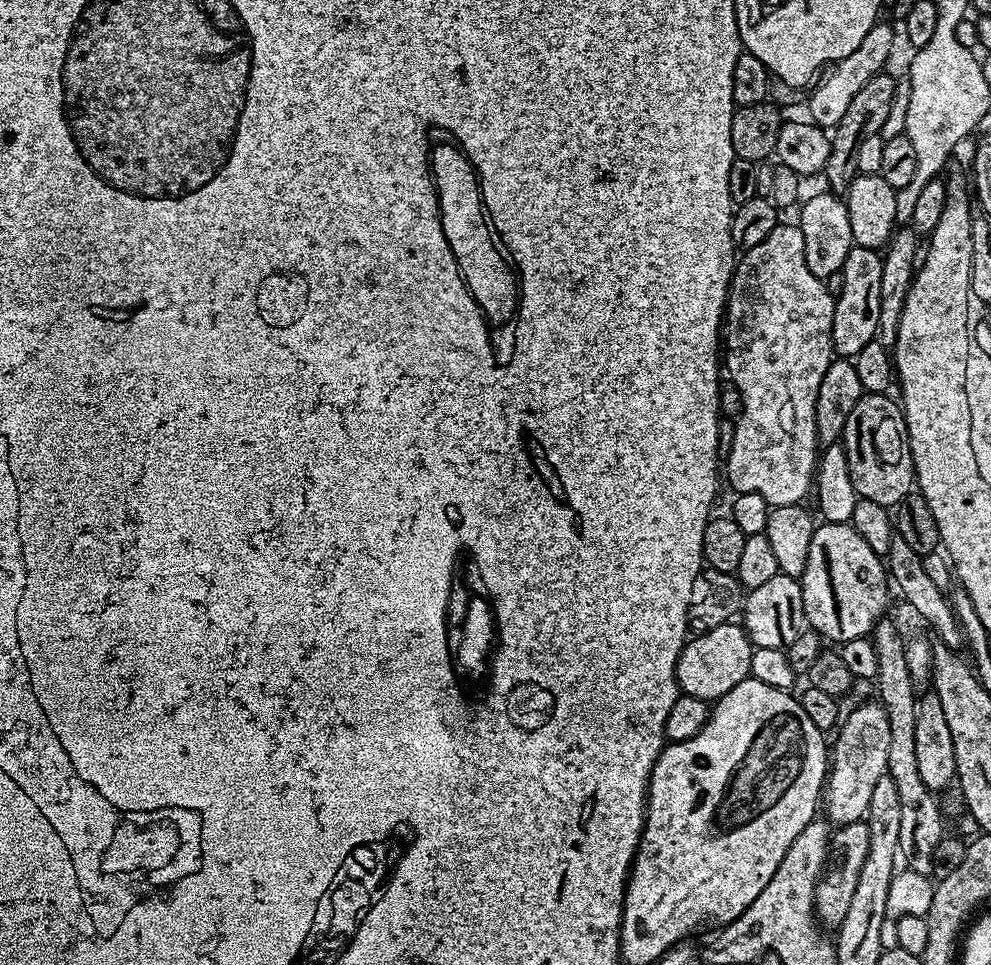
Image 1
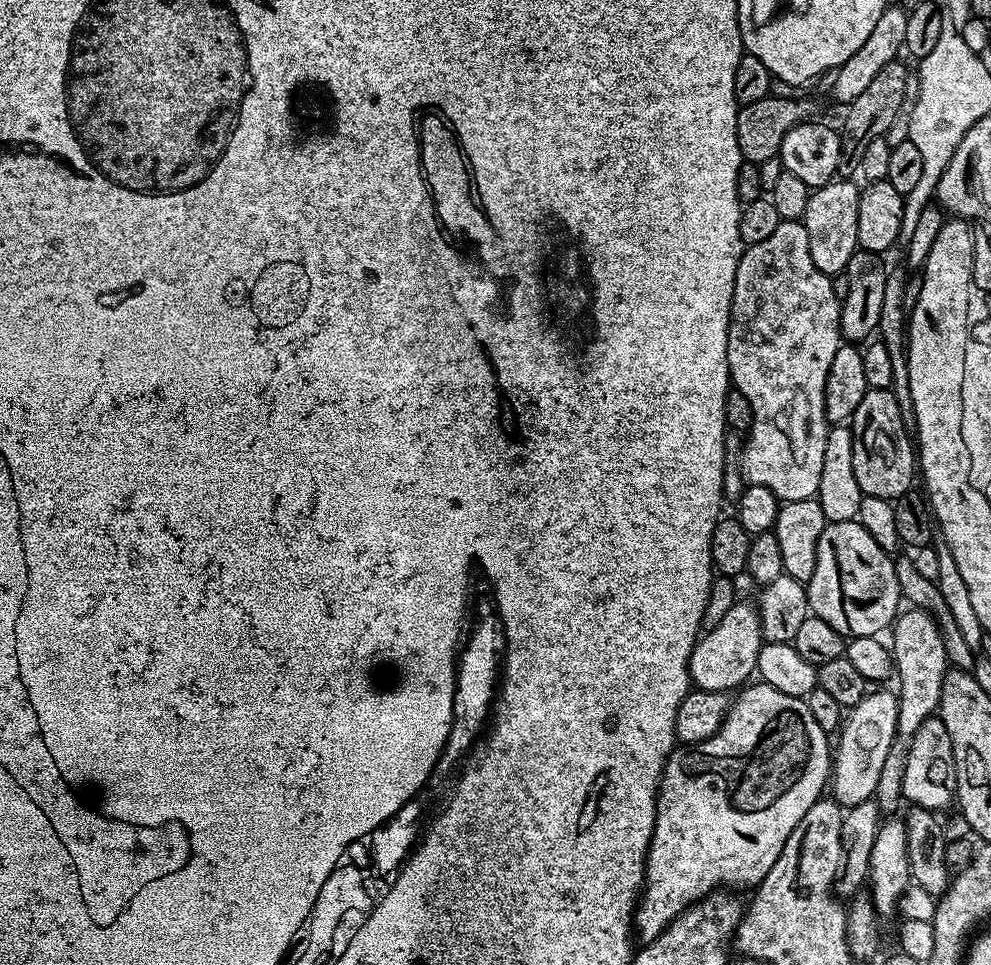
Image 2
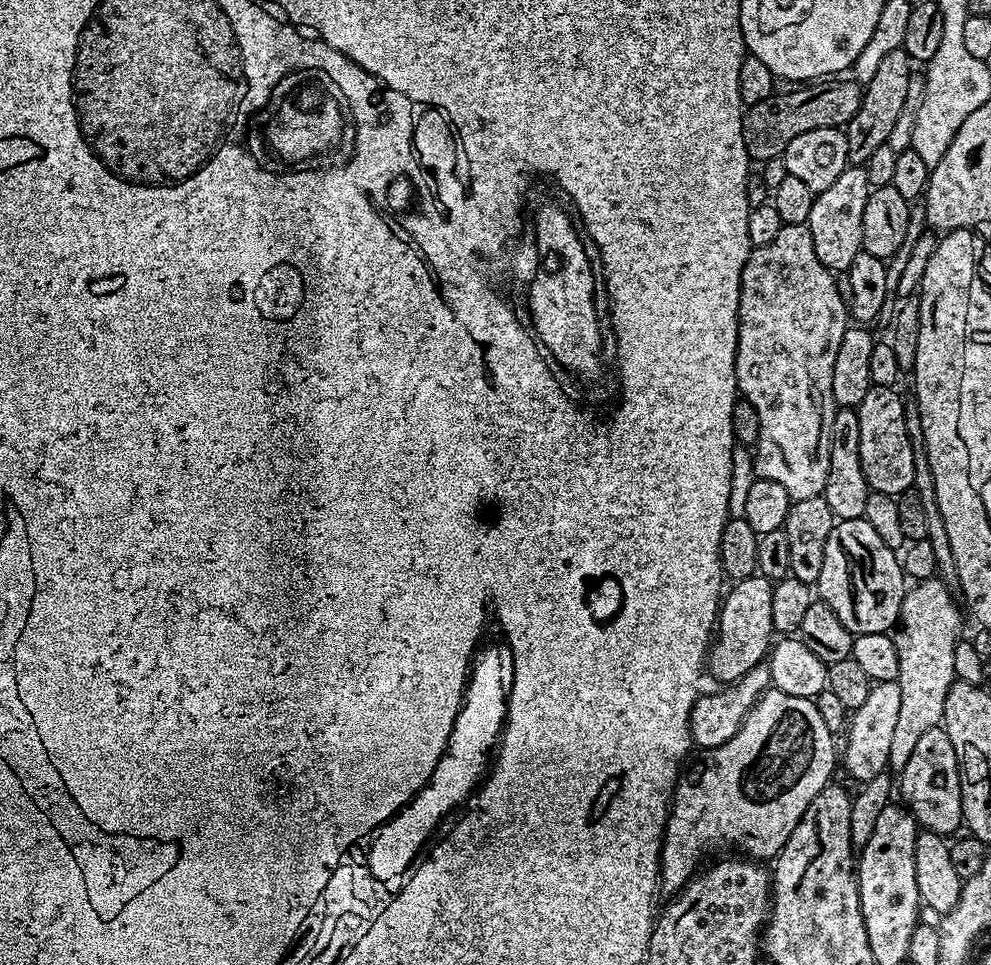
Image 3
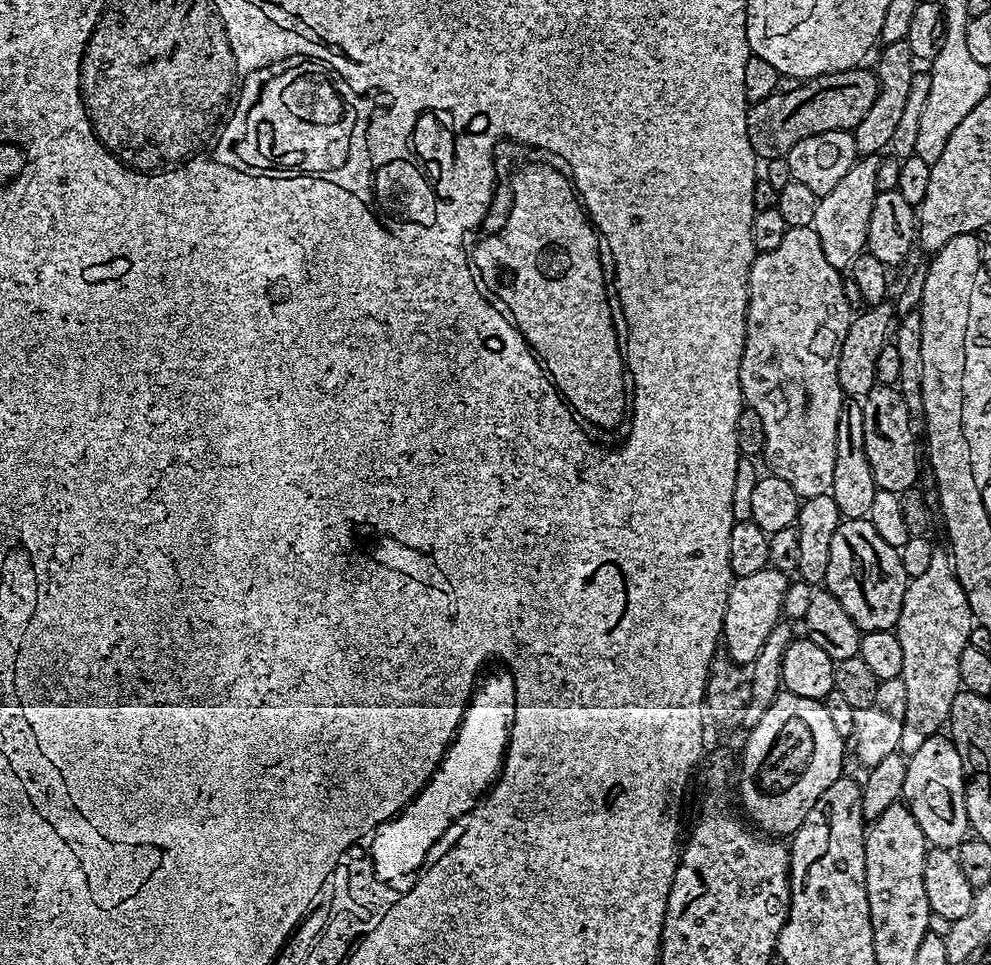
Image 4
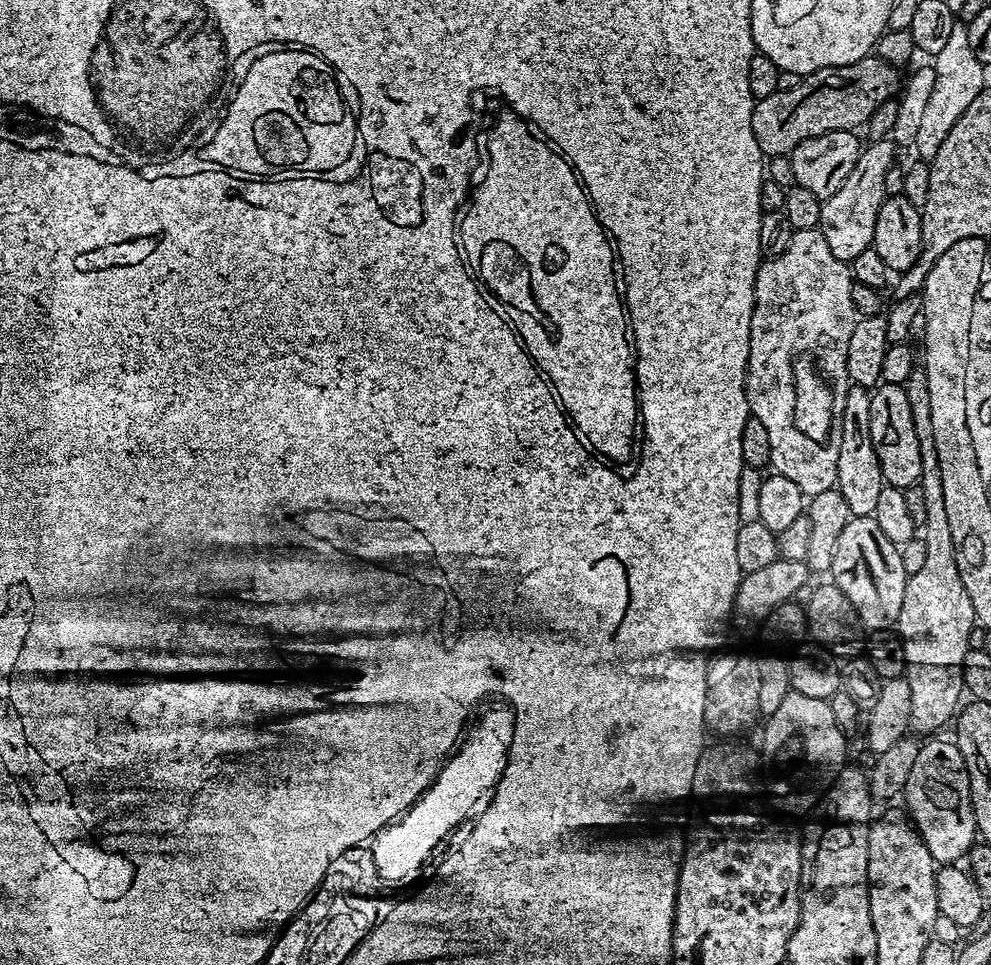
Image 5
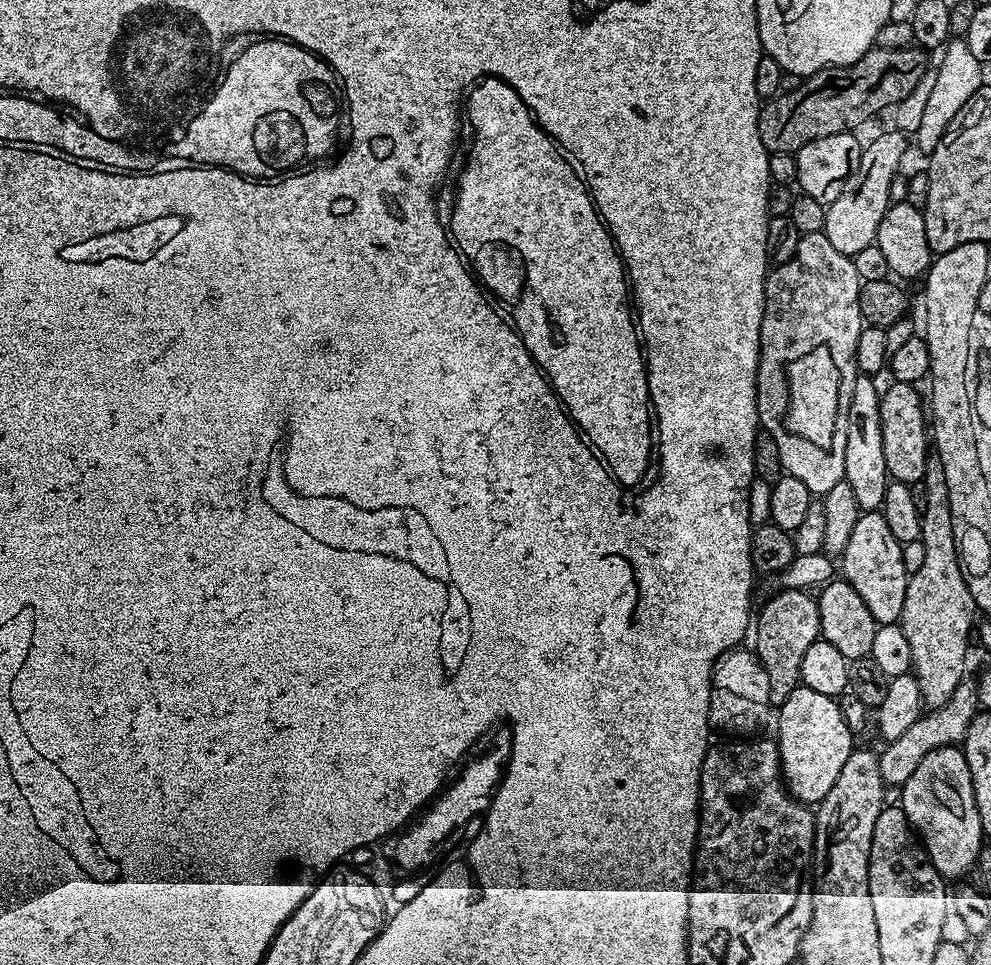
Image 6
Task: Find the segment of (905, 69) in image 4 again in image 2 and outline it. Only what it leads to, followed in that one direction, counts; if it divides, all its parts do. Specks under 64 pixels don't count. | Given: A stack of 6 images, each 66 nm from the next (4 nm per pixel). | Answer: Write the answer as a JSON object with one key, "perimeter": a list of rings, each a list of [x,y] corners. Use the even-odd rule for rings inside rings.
{"perimeter":[[[895,59],[886,66],[882,66],[882,70],[874,74],[870,86],[866,86],[866,90],[862,90],[862,94],[858,94],[858,98],[854,98],[851,104],[847,105],[845,112],[848,113],[844,116],[844,128],[842,127],[840,132],[839,175],[841,177],[851,177],[853,175],[851,172],[855,173],[859,169],[866,146],[874,138],[889,135],[892,123],[900,116],[900,107],[903,106],[904,99],[906,99],[905,104],[909,99],[908,68],[900,63],[899,59]]]}

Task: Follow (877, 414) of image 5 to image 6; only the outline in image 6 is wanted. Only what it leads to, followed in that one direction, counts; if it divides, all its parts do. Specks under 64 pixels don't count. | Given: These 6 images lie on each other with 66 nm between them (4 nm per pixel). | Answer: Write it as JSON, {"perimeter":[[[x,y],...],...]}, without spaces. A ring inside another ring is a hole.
{"perimeter":[[[892,382],[889,383],[889,388],[883,389],[882,395],[880,397],[880,410],[881,410],[881,430],[882,430],[882,447],[883,453],[885,454],[886,460],[886,470],[888,471],[889,477],[892,480],[897,480],[898,482],[902,482],[903,484],[907,484],[909,486],[921,483],[924,479],[924,475],[926,474],[926,462],[928,461],[930,455],[930,420],[926,415],[926,400],[920,397],[920,388],[915,384],[907,384],[906,382]]]}

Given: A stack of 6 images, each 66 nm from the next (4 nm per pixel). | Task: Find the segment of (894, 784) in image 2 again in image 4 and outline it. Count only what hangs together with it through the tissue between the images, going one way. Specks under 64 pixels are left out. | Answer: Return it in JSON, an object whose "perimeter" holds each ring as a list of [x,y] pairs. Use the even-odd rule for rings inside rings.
{"perimeter":[[[933,551],[929,568],[909,579],[894,629],[902,646],[899,680],[906,686],[906,718],[902,718],[899,747],[905,757],[912,756],[926,738],[937,735],[947,725],[950,706],[954,706],[954,698],[962,690],[959,658],[969,645],[973,625],[968,593],[956,577],[952,556],[947,551]]]}

